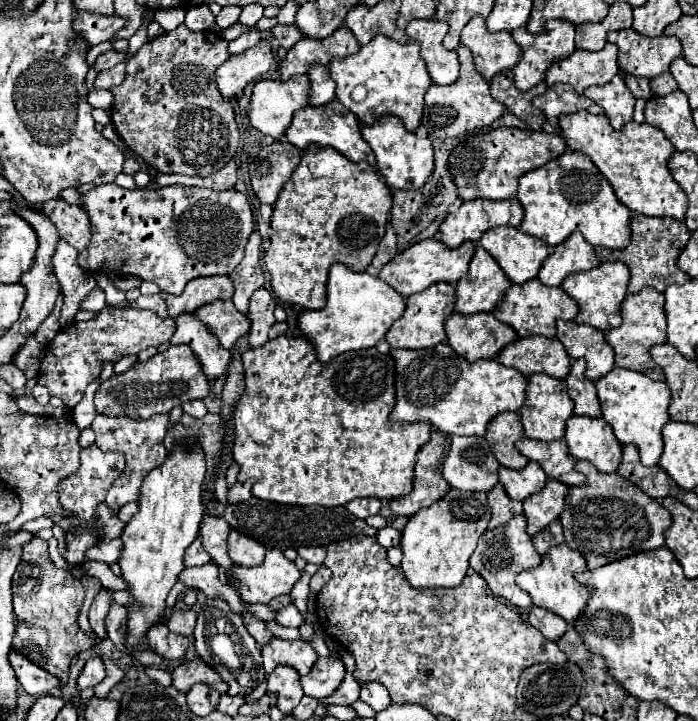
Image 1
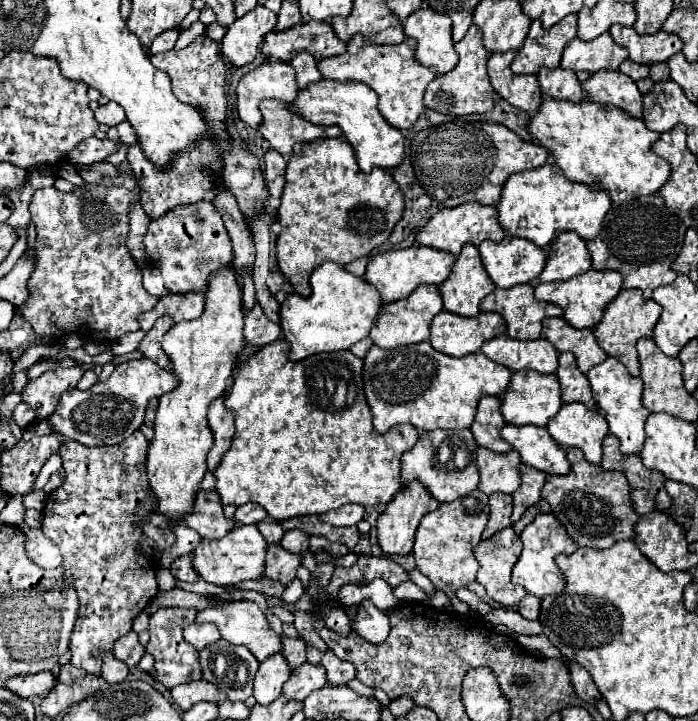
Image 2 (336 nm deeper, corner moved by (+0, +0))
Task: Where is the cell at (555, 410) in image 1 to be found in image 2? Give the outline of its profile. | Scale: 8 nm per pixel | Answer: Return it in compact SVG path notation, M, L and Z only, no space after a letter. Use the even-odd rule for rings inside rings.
M519 370L511 376L511 382L501 396L501 414L507 424L533 424L533 426L545 426L551 416L557 414L561 408L561 388L555 374L541 374L535 370Z

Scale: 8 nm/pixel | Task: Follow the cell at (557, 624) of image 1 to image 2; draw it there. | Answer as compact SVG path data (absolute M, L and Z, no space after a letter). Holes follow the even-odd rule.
M525 594L523 600L519 602L519 608L517 612L527 618L527 620L537 620L539 618L539 598L537 596L531 596L531 594Z

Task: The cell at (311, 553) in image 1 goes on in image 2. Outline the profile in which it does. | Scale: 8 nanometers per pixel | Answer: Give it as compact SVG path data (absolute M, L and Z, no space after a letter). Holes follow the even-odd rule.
M285 530L283 538L281 538L281 546L285 550L291 550L293 554L295 552L299 554L299 550L309 548L309 536L305 532L301 532L301 530Z

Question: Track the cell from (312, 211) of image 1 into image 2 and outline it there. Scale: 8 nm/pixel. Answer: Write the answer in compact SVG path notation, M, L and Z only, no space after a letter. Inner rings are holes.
M321 138L319 142L311 142L311 144L295 144L293 154L287 162L285 188L281 194L281 206L277 210L279 224L283 226L277 238L279 270L291 282L297 294L309 296L311 294L309 276L317 266L321 266L327 260L345 266L357 258L369 256L373 248L377 248L391 236L395 224L401 220L403 208L405 208L405 200L393 176L379 166L371 174L361 172L359 166L355 164L355 152L351 150L351 144L347 140Z

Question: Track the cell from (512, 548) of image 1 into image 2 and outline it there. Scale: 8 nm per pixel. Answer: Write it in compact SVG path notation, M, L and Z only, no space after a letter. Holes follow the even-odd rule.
M509 526L489 540L481 540L475 546L475 558L481 564L477 582L485 586L489 598L501 606L517 606L525 596L521 586L511 584L511 570L521 554L521 538Z

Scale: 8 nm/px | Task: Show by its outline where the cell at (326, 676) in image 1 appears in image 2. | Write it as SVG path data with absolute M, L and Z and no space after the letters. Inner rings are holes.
M305 662L303 666L299 666L291 672L291 678L283 684L281 694L291 700L303 700L313 690L319 690L325 684L327 684L327 678L325 678L323 666L313 666L309 662Z

